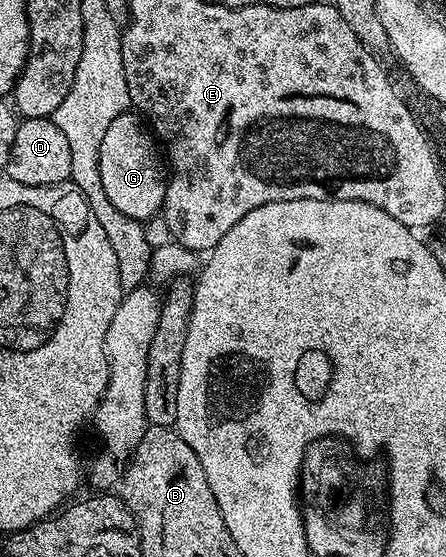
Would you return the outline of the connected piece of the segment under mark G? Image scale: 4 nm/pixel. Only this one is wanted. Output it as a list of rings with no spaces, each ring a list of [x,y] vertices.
[[[128,110],[113,118],[105,139],[101,141],[99,169],[105,195],[109,202],[113,202],[113,206],[117,206],[117,210],[121,210],[121,214],[129,214],[129,218],[147,222],[150,216],[158,217],[162,213],[169,176],[156,137],[134,111]]]

